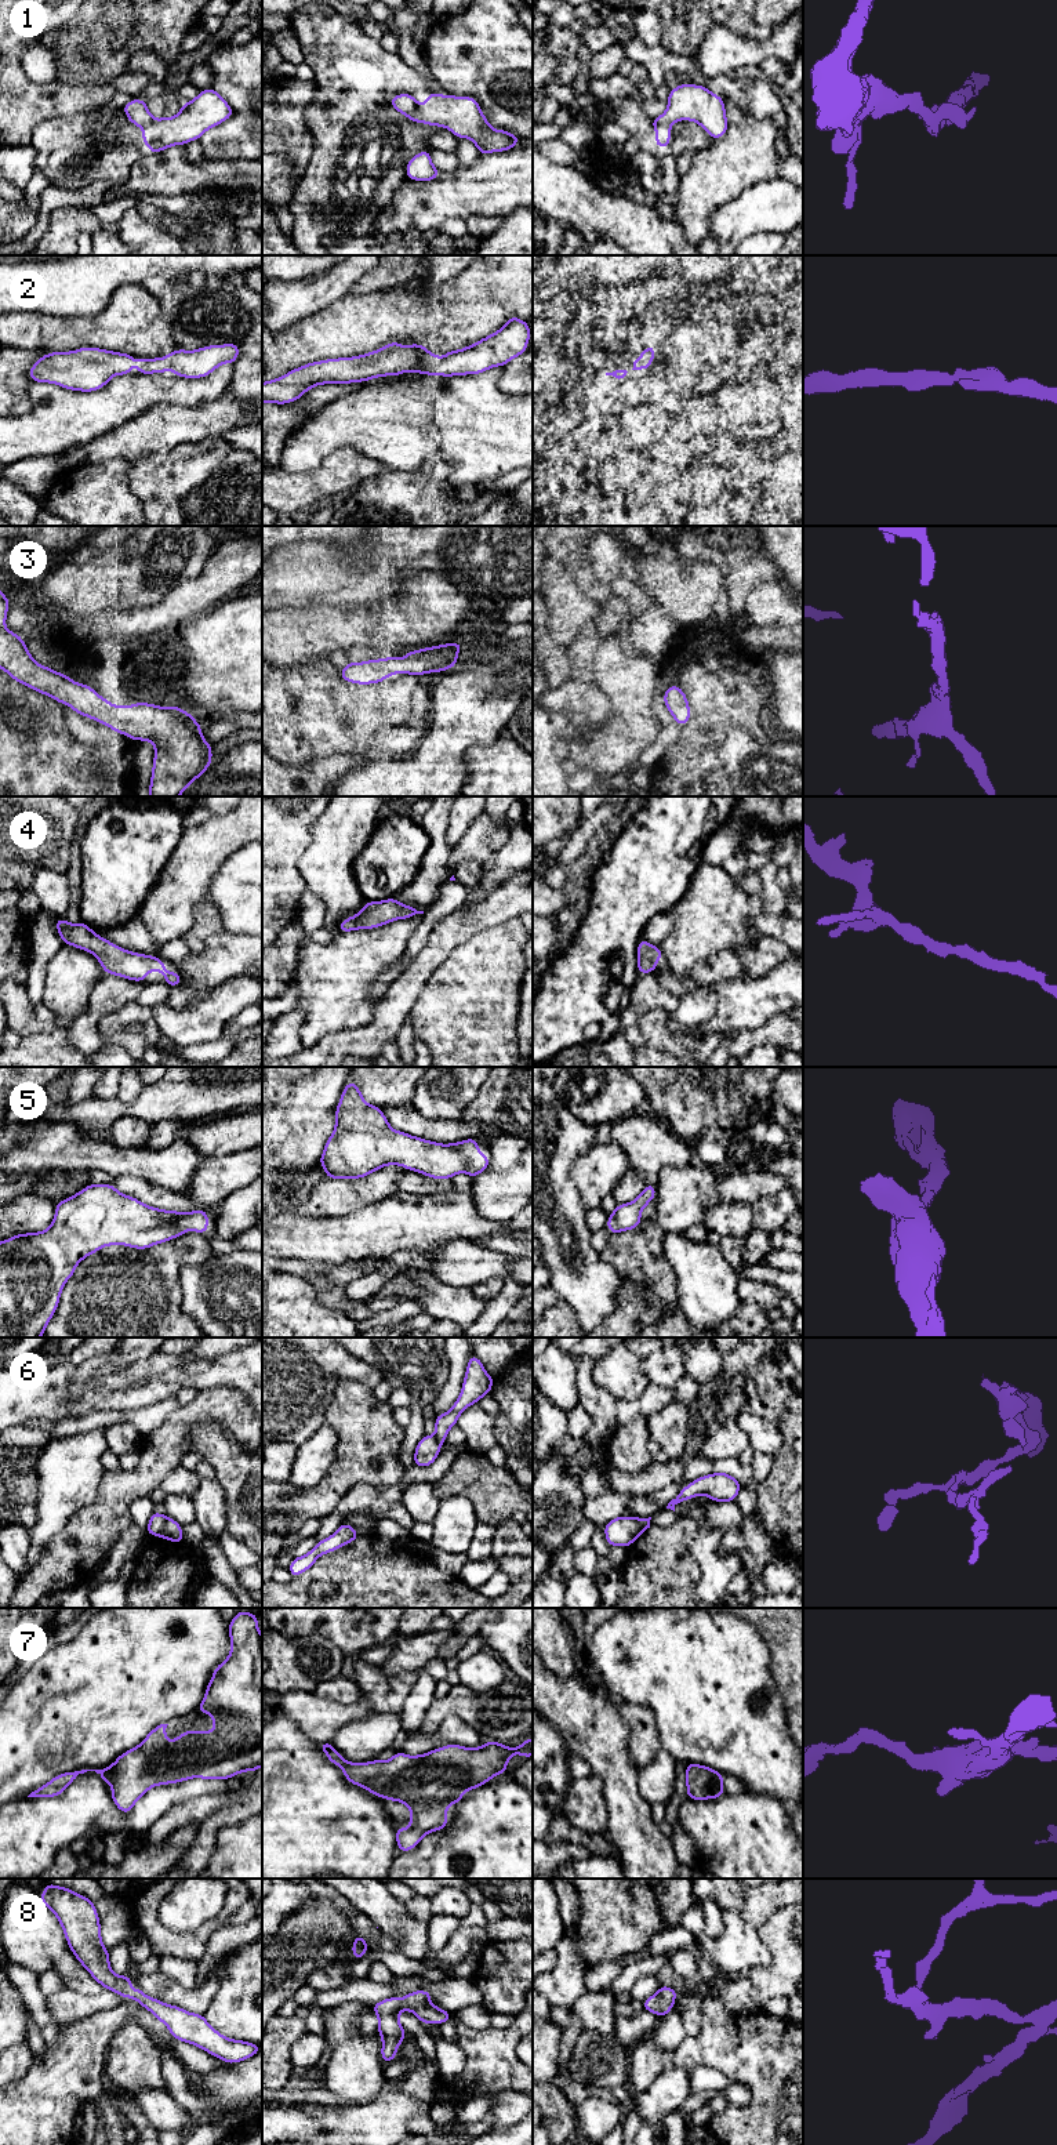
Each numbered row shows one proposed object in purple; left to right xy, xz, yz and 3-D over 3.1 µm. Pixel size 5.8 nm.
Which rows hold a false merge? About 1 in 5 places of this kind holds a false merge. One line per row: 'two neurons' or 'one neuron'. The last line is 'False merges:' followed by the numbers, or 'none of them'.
1: two neurons
2: one neuron
3: one neuron
4: one neuron
5: one neuron
6: two neurons
7: one neuron
8: one neuron
False merges: 1, 6

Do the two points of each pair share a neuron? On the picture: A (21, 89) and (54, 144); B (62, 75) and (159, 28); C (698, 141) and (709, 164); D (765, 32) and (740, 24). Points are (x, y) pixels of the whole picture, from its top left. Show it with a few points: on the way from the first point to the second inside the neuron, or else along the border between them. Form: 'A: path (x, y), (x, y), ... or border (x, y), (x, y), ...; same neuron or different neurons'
A: border (72, 115), (42, 120), (33, 129), (31, 142); different neurons
B: path (86, 75), (105, 72), (135, 43); same neuron
C: border (714, 140), (697, 152); different neurons
D: path (759, 31), (745, 25); same neuron

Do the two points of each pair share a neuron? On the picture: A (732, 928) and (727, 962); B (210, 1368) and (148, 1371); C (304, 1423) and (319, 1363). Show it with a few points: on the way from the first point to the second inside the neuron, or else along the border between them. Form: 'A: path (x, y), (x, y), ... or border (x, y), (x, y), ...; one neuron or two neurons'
A: border (737, 951), (716, 951), (698, 961); two neurons
B: path (195, 1371), (163, 1371); one neuron
C: path (304, 1408), (304, 1378); one neuron

